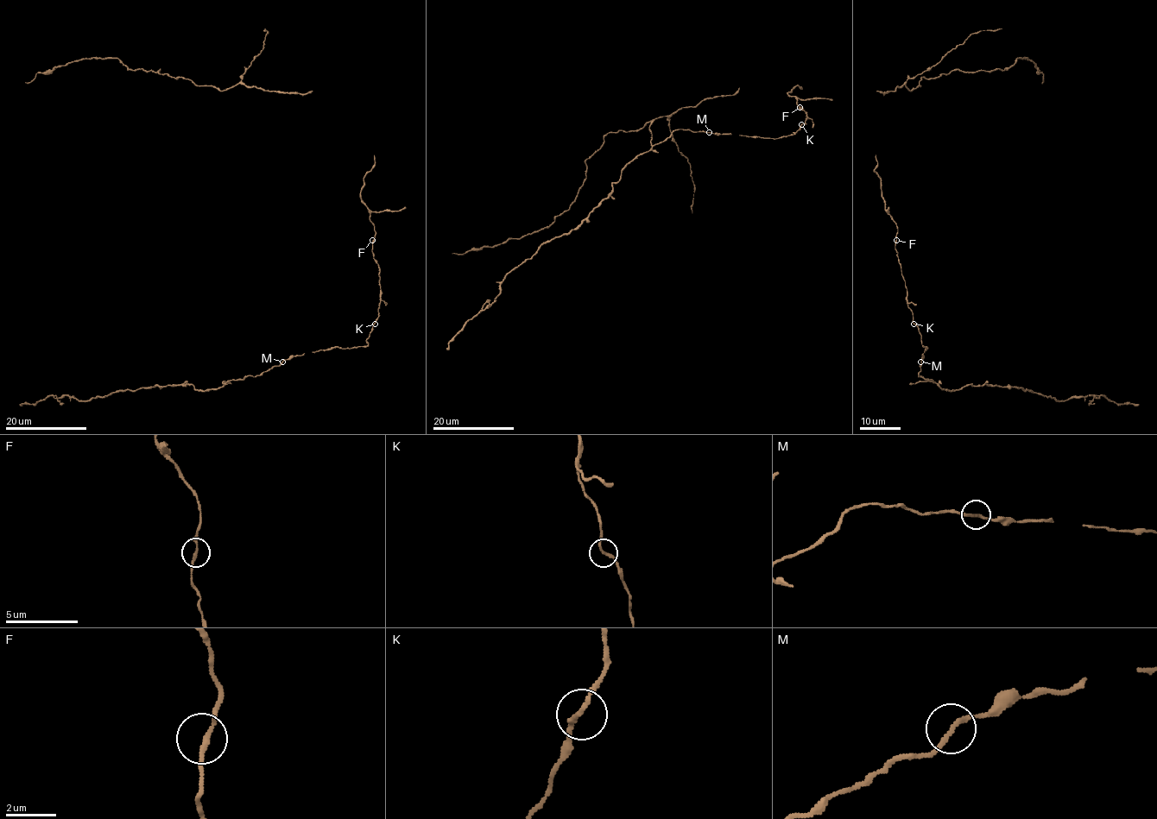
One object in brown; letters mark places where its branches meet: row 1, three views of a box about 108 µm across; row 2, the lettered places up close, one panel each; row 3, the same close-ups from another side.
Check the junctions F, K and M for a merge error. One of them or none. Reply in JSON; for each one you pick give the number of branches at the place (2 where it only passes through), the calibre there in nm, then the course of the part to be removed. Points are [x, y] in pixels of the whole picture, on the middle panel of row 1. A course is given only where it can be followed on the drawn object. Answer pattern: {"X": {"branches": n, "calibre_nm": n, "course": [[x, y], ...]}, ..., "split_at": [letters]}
{"split_at": []}

